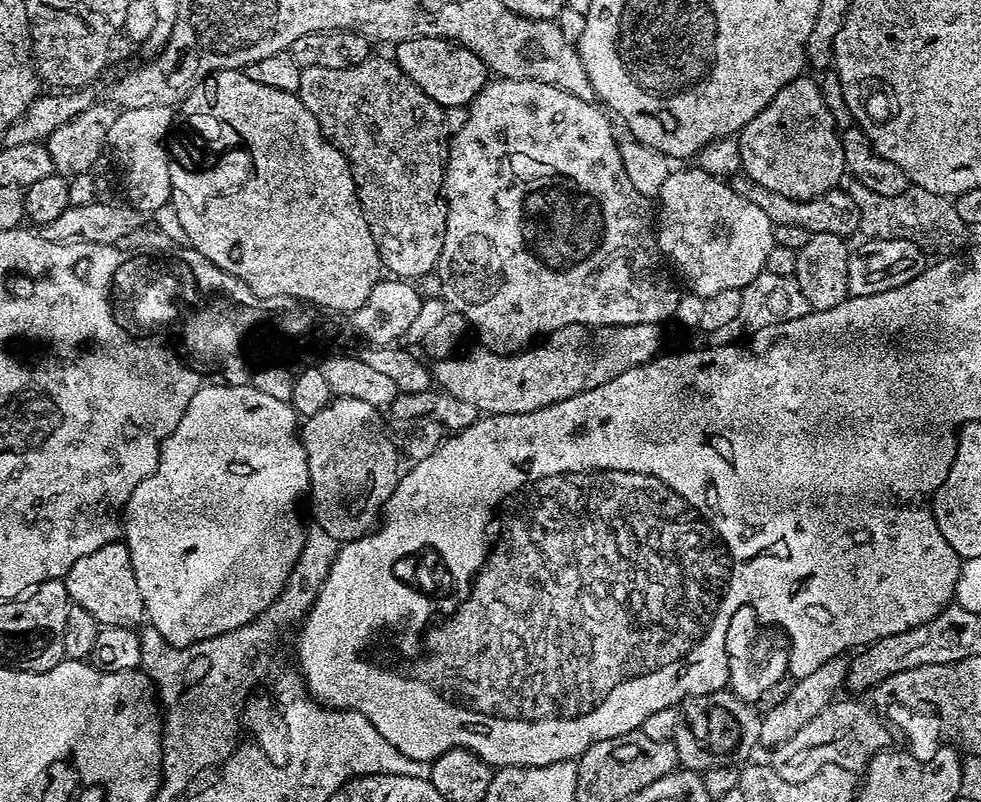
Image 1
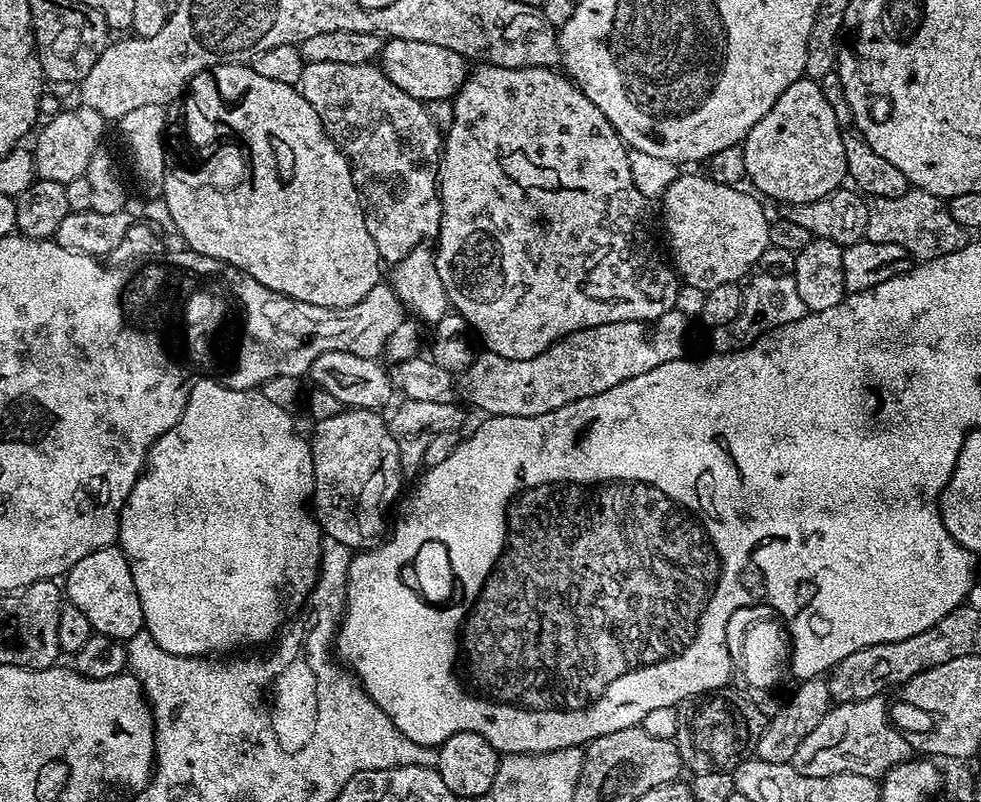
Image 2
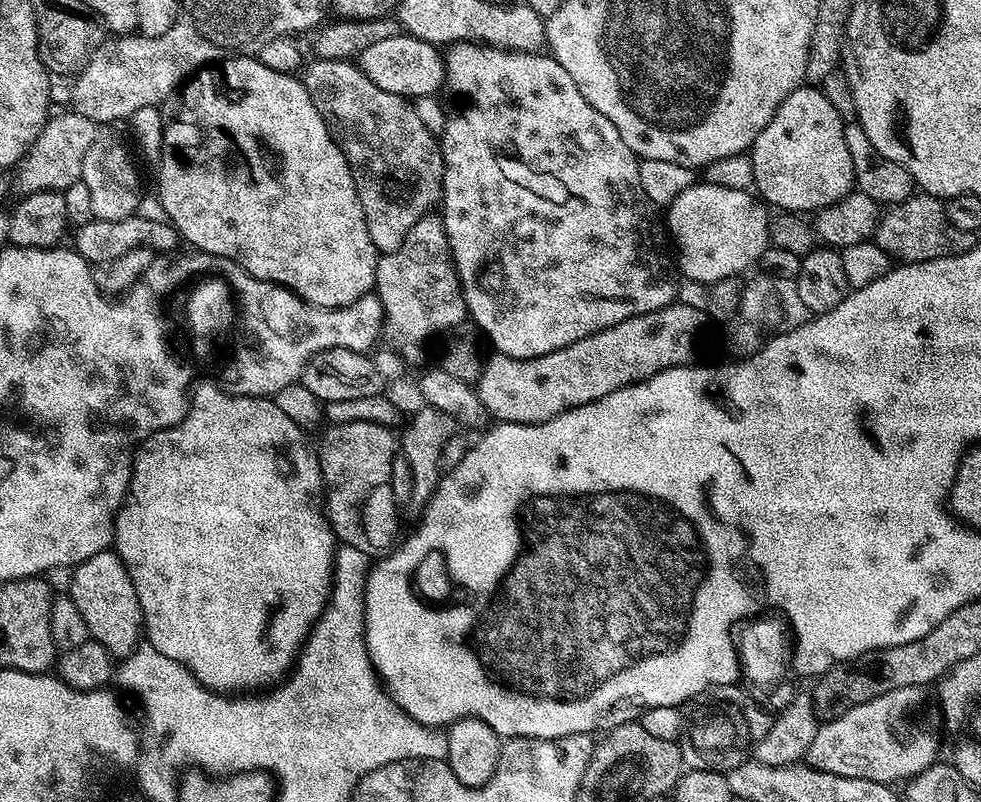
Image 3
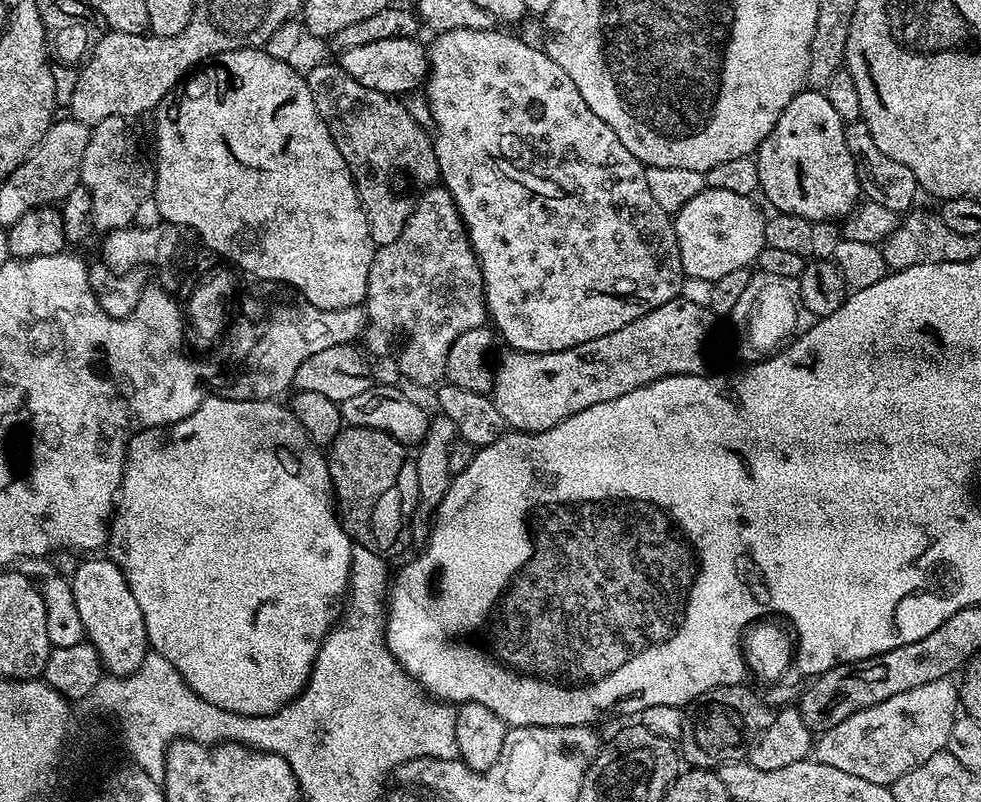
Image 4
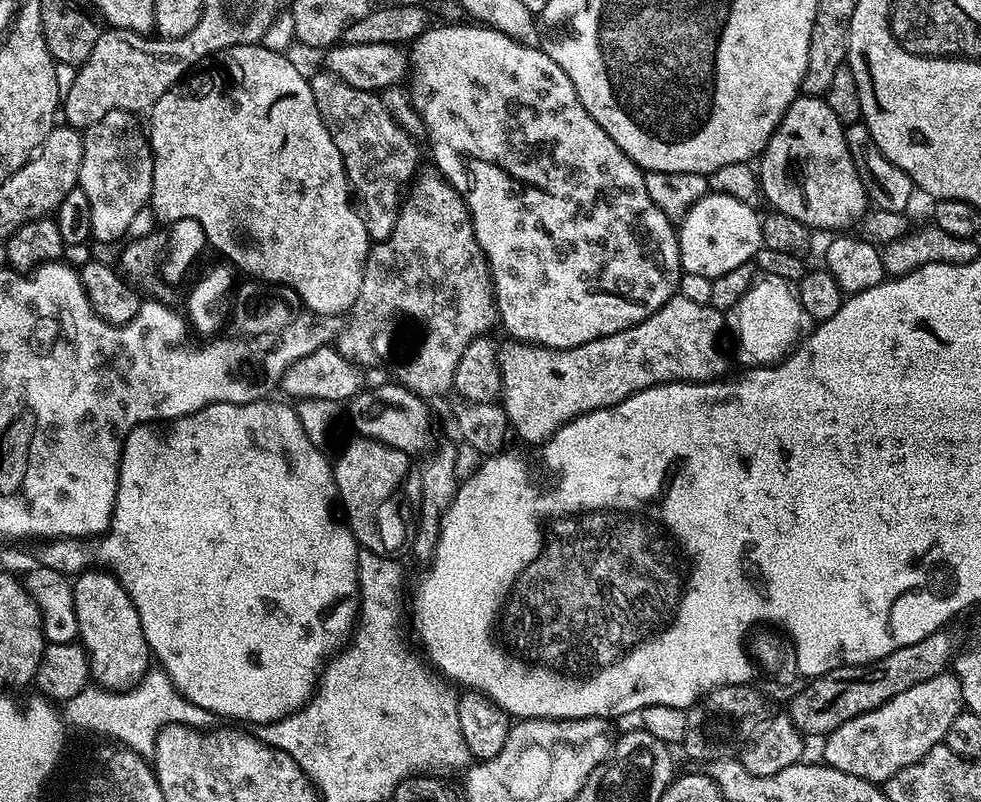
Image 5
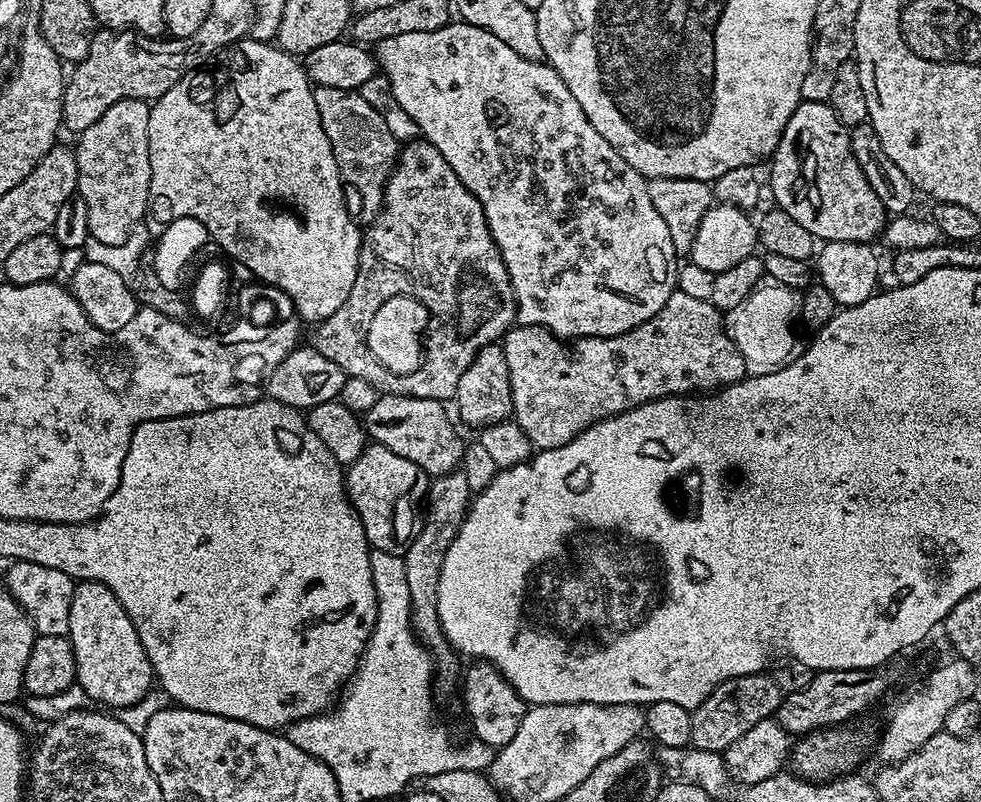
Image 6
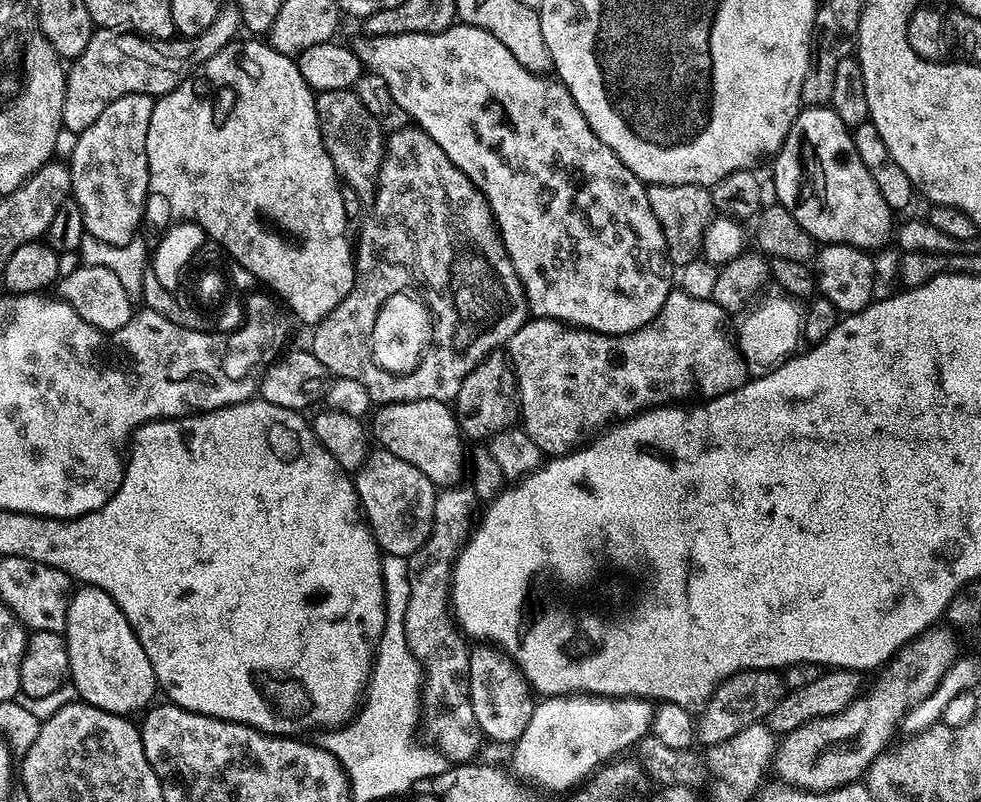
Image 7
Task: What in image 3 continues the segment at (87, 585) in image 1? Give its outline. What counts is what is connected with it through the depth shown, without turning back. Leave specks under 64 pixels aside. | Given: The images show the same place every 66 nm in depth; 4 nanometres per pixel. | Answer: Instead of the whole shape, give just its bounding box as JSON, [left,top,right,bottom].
[70,550,144,658]

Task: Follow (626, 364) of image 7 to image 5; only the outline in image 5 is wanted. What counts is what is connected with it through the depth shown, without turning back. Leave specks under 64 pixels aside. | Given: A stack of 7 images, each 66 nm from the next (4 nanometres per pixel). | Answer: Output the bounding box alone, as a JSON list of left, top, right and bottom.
[499,294,728,446]

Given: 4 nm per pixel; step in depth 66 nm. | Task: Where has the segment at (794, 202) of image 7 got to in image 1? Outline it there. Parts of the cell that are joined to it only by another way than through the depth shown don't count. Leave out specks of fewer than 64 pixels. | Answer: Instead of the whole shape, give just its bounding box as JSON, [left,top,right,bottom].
[738,74,846,200]

